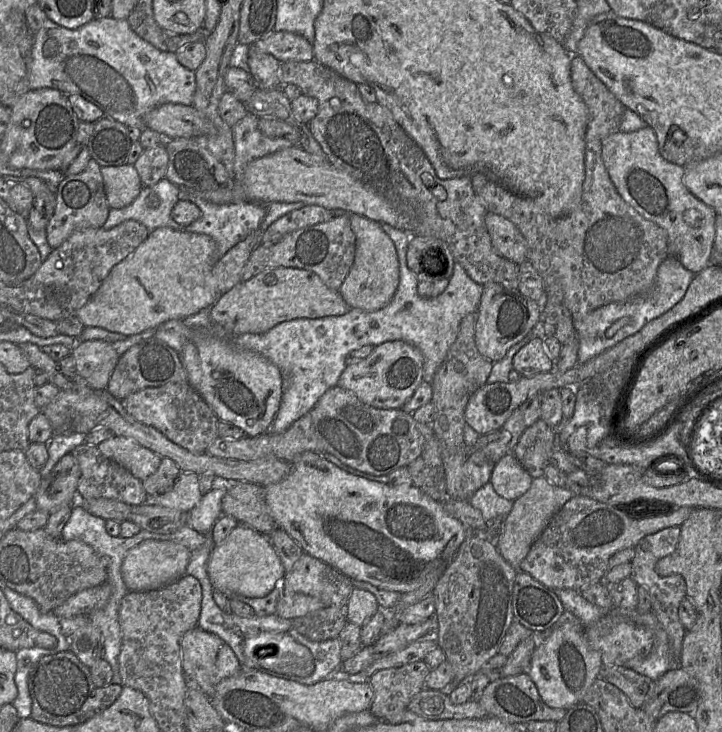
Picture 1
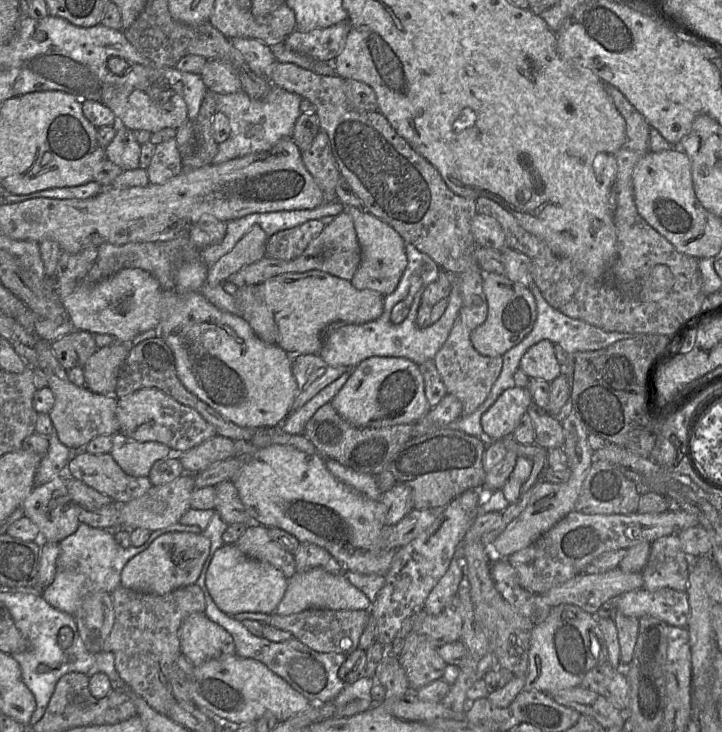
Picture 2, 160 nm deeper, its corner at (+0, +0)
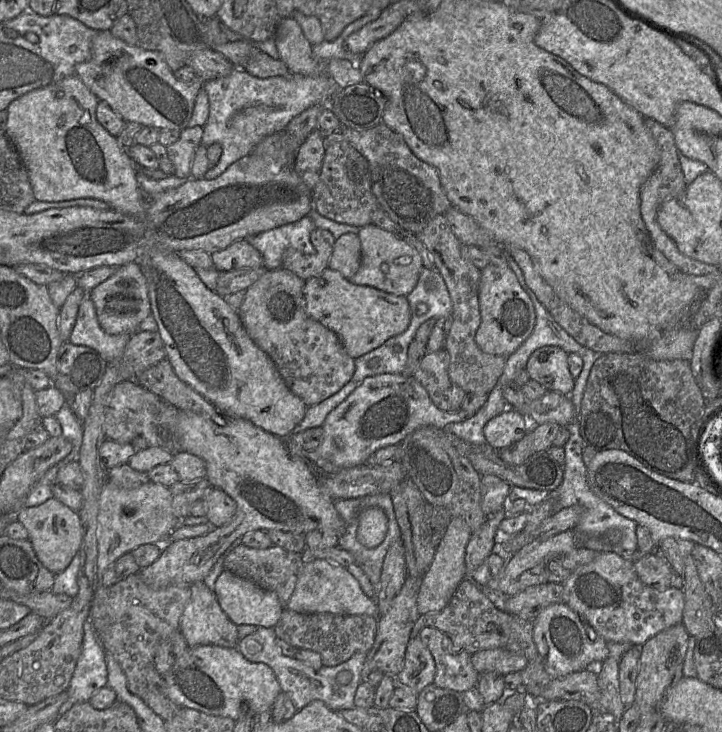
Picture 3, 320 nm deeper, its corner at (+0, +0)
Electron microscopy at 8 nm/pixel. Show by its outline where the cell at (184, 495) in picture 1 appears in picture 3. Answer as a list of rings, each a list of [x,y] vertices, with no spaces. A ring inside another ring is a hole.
[[[149,481],[134,489],[123,489],[105,482],[101,489],[98,513],[98,558],[95,591],[107,568],[123,554],[144,544],[161,543],[179,524],[172,508],[169,487]]]

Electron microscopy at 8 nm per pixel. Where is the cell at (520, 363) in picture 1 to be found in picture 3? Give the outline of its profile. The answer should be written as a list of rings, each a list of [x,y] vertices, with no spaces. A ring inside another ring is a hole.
[[[543,346],[535,350],[525,369],[530,379],[539,382],[548,391],[569,396],[573,390],[575,377],[569,371],[568,353],[558,346]]]

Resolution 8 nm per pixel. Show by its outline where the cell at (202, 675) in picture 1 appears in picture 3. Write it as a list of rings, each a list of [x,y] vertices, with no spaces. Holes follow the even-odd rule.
[[[203,581],[195,582],[191,586],[192,595],[180,620],[180,631],[188,646],[237,647],[238,626],[222,610],[215,592]]]

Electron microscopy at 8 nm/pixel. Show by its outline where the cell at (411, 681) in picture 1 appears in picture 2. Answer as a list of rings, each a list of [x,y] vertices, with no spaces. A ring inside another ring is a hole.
[[[412,633],[403,642],[398,661],[412,692],[443,678],[447,663],[439,656],[437,649],[438,646],[422,634]]]

